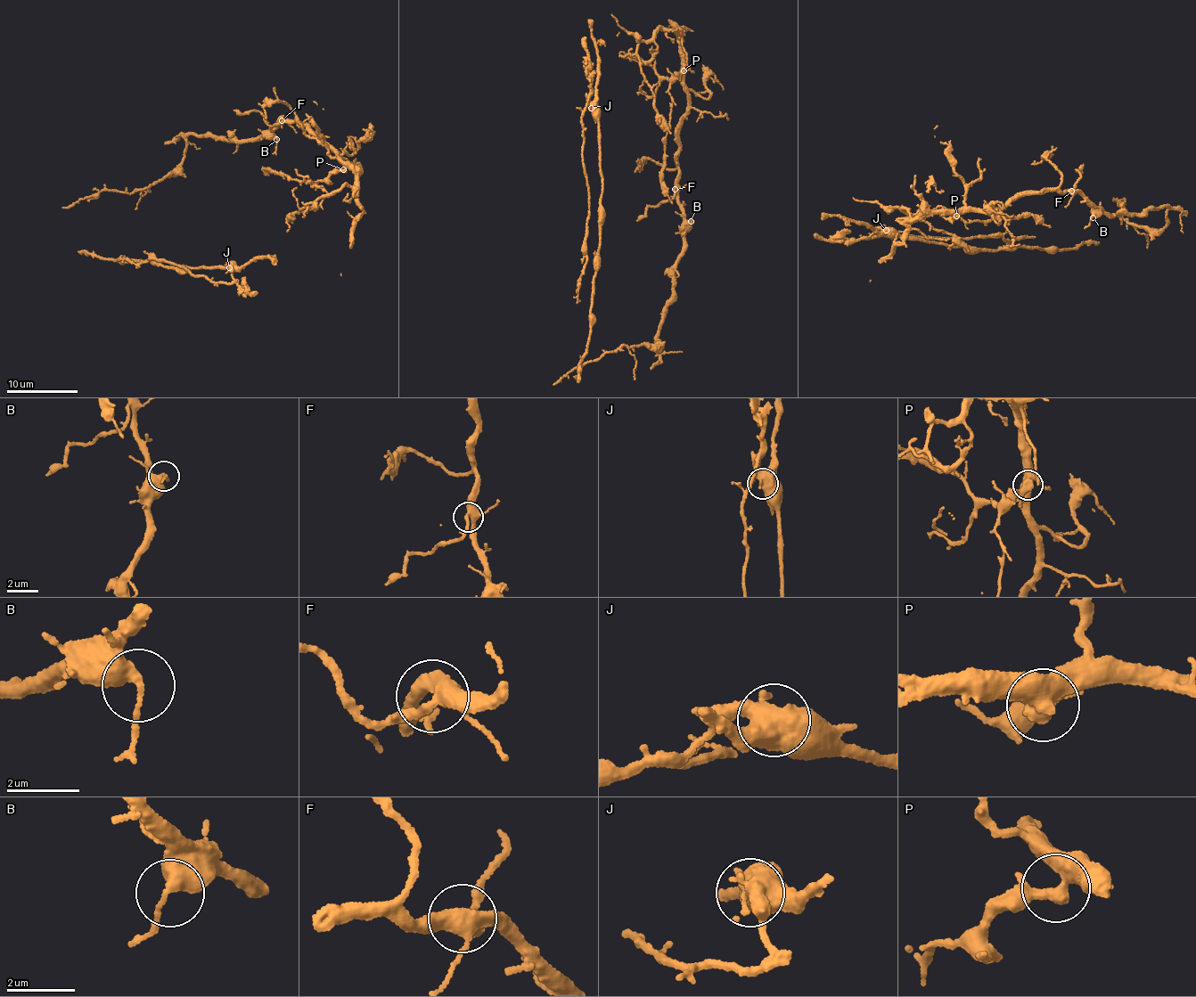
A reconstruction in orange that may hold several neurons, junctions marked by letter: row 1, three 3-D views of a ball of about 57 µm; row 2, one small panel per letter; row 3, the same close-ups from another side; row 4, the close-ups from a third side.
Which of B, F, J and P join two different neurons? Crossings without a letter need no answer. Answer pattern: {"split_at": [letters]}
{"split_at": ["J"]}

